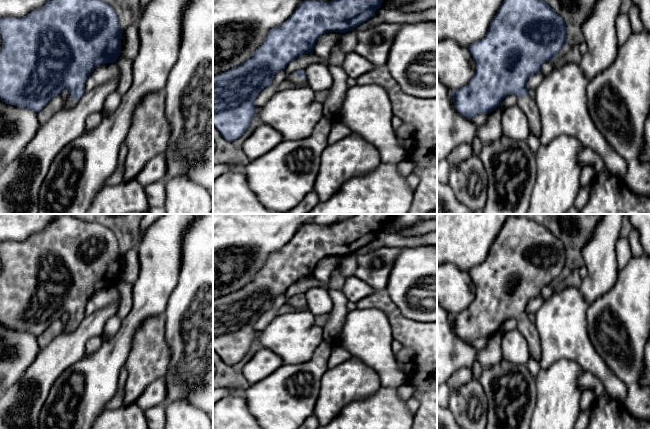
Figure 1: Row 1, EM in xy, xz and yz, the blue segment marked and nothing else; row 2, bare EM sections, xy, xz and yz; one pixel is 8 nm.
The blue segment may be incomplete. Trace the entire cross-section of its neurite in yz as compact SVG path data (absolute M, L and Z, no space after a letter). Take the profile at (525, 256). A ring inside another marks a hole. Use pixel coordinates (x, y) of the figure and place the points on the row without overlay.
M510 214L492 243L487 258L468 271L475 284L476 294L465 310L453 316L453 326L456 334L461 339L471 343L478 338L489 338L501 329L501 325L507 319L515 318L521 334L528 343L530 355L540 361L542 357L540 338L535 324L528 319L526 307L531 299L541 294L544 286L551 285L556 280L565 267L566 248L561 240L545 225Z

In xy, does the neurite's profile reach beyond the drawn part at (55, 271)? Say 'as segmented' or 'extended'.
extended

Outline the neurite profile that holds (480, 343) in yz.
M478 338L472 341L471 344L476 350L479 351L479 350L484 349L487 346L488 340L489 338Z

